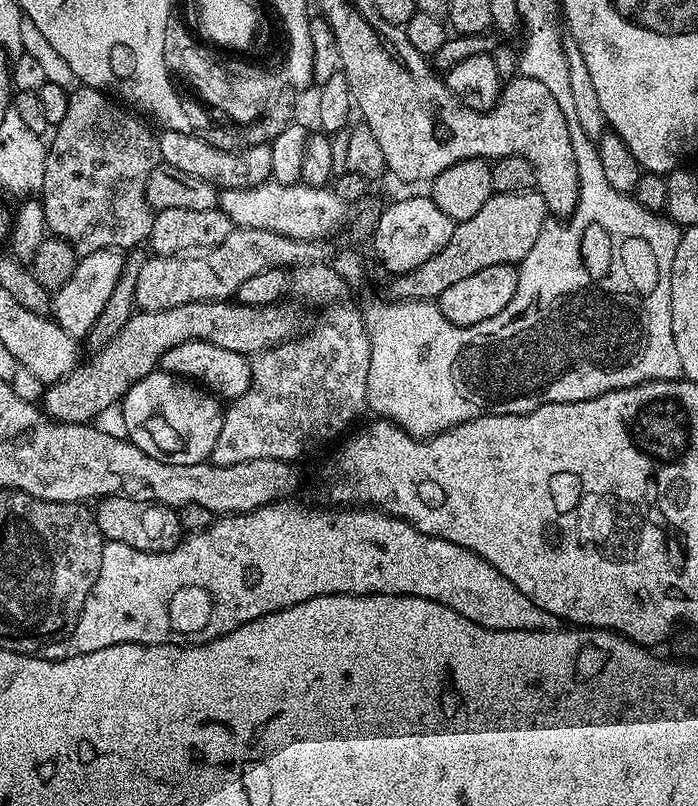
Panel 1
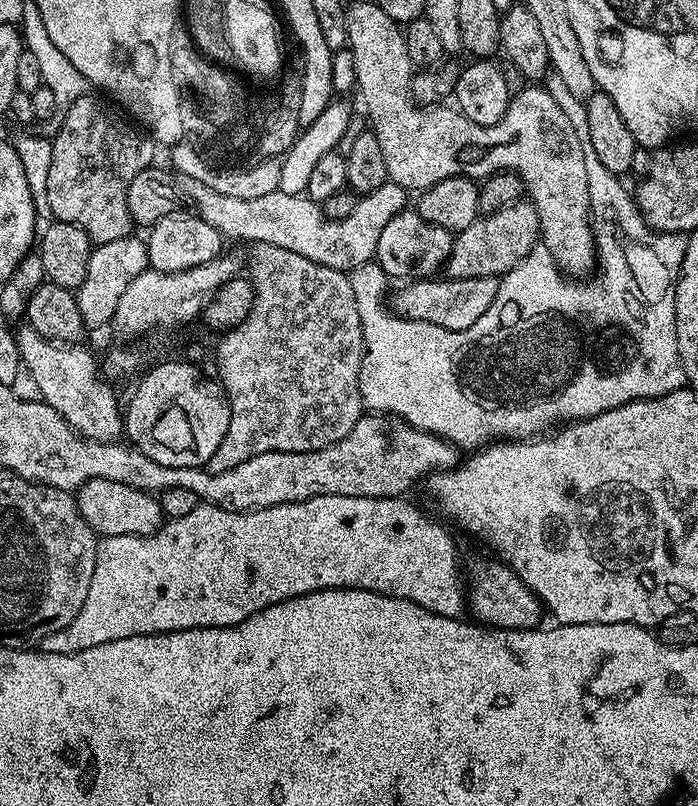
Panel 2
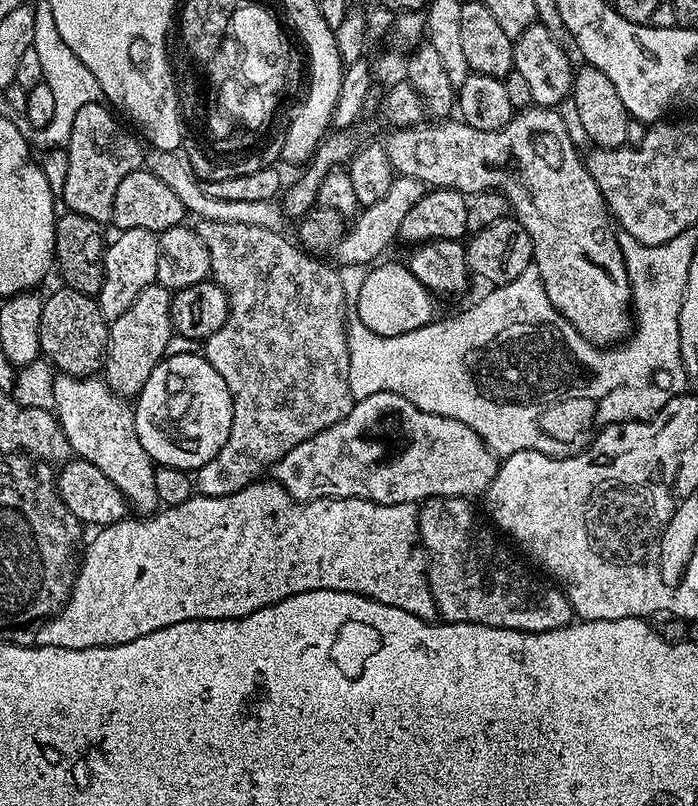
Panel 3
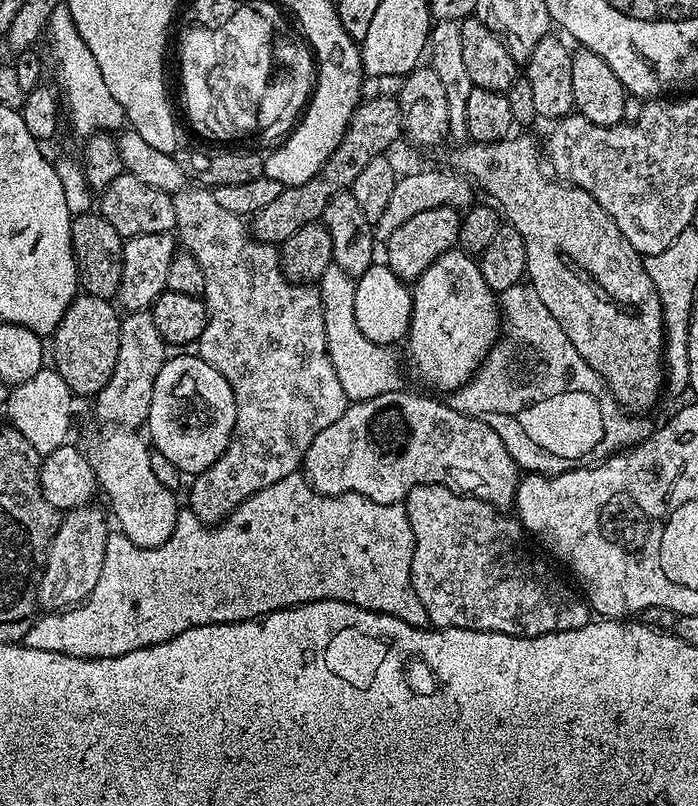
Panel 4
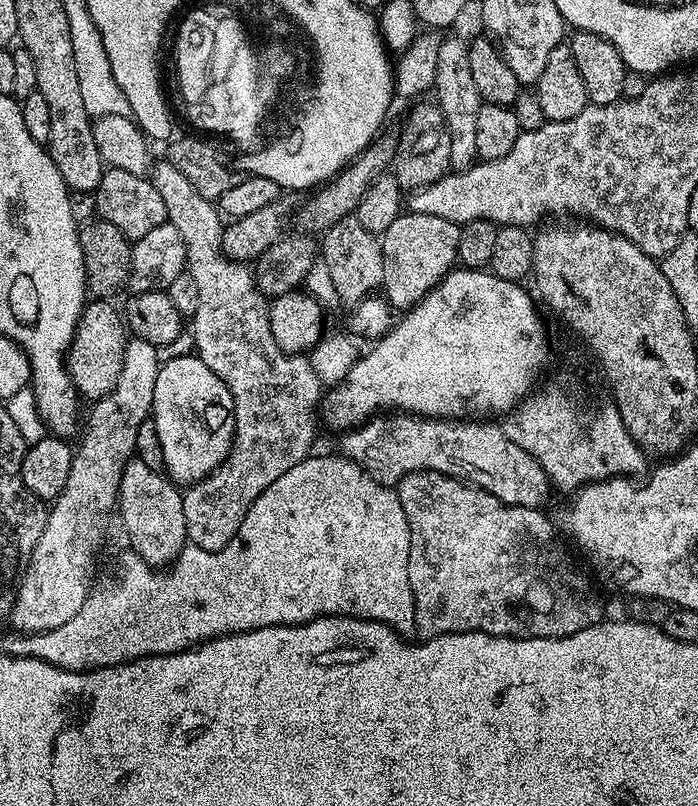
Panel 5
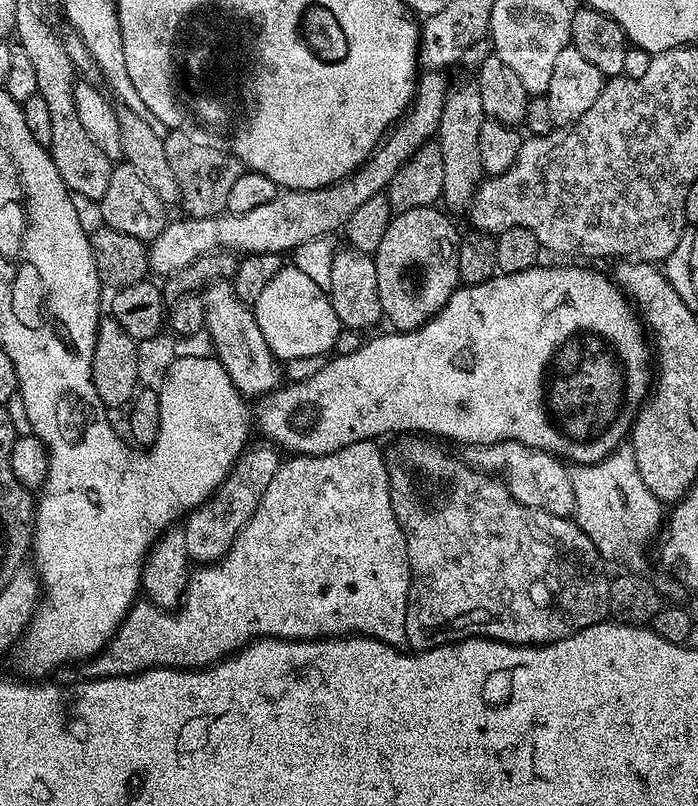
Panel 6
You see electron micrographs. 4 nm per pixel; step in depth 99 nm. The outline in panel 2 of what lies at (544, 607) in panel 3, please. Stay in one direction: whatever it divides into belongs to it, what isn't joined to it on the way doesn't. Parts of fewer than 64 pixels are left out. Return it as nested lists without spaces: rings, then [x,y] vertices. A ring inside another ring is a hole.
[[[499,559],[480,560],[466,568],[466,604],[481,625],[494,628],[531,630],[541,627],[542,605],[536,593],[531,592],[518,578],[515,570]]]

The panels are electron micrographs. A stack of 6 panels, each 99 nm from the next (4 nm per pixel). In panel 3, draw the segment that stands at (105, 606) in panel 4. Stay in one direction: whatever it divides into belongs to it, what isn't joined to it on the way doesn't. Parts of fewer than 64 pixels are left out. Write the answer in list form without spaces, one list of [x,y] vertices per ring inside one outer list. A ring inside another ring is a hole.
[[[257,482],[246,486],[242,490],[238,490],[234,494],[226,494],[225,496],[201,496],[199,494],[193,494],[188,501],[182,502],[181,505],[161,507],[155,514],[148,514],[143,518],[125,518],[113,524],[103,525],[103,527],[97,531],[100,533],[88,544],[88,550],[84,554],[84,569],[82,569],[81,572],[79,569],[72,586],[72,593],[68,596],[68,601],[64,603],[64,609],[56,616],[53,616],[52,619],[44,622],[44,625],[38,630],[35,643],[39,646],[54,646],[55,648],[69,648],[70,650],[109,648],[122,642],[134,642],[134,638],[142,638],[142,634],[154,634],[154,630],[162,630],[166,626],[174,626],[174,622],[190,622],[191,620],[241,620],[246,614],[254,614],[254,610],[262,610],[274,602],[282,602],[282,598],[290,598],[294,594],[302,594],[306,590],[353,592],[359,596],[365,596],[371,600],[382,602],[386,606],[398,606],[398,610],[406,610],[406,614],[414,614],[419,620],[432,622],[437,619],[438,613],[436,611],[436,603],[434,602],[434,594],[428,585],[428,553],[424,550],[424,543],[420,541],[420,518],[416,504],[376,504],[373,500],[309,500],[307,502],[301,502],[295,500],[282,485],[275,482],[269,482],[269,484],[264,483],[265,482]]]

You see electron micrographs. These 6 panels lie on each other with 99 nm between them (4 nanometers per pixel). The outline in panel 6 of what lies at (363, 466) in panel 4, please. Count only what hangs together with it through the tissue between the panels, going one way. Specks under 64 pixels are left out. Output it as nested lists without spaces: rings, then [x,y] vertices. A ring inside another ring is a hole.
[[[503,440],[497,444],[469,444],[463,449],[462,459],[479,472],[490,472],[503,480],[512,497],[522,506],[537,508],[555,516],[571,517],[575,513],[576,502],[569,465],[551,452],[531,448],[522,442]]]

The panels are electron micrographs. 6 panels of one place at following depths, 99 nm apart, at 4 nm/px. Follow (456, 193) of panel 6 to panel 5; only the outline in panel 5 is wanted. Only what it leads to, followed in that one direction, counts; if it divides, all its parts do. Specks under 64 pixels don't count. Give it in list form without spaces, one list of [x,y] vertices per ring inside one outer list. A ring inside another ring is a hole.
[[[445,35],[438,50],[438,70],[434,87],[436,103],[443,112],[444,125],[450,134],[450,164],[453,171],[464,171],[477,163],[478,154],[475,145],[475,129],[478,110],[483,100],[478,94],[478,86],[474,86],[474,77],[470,71],[469,41],[460,36]]]

